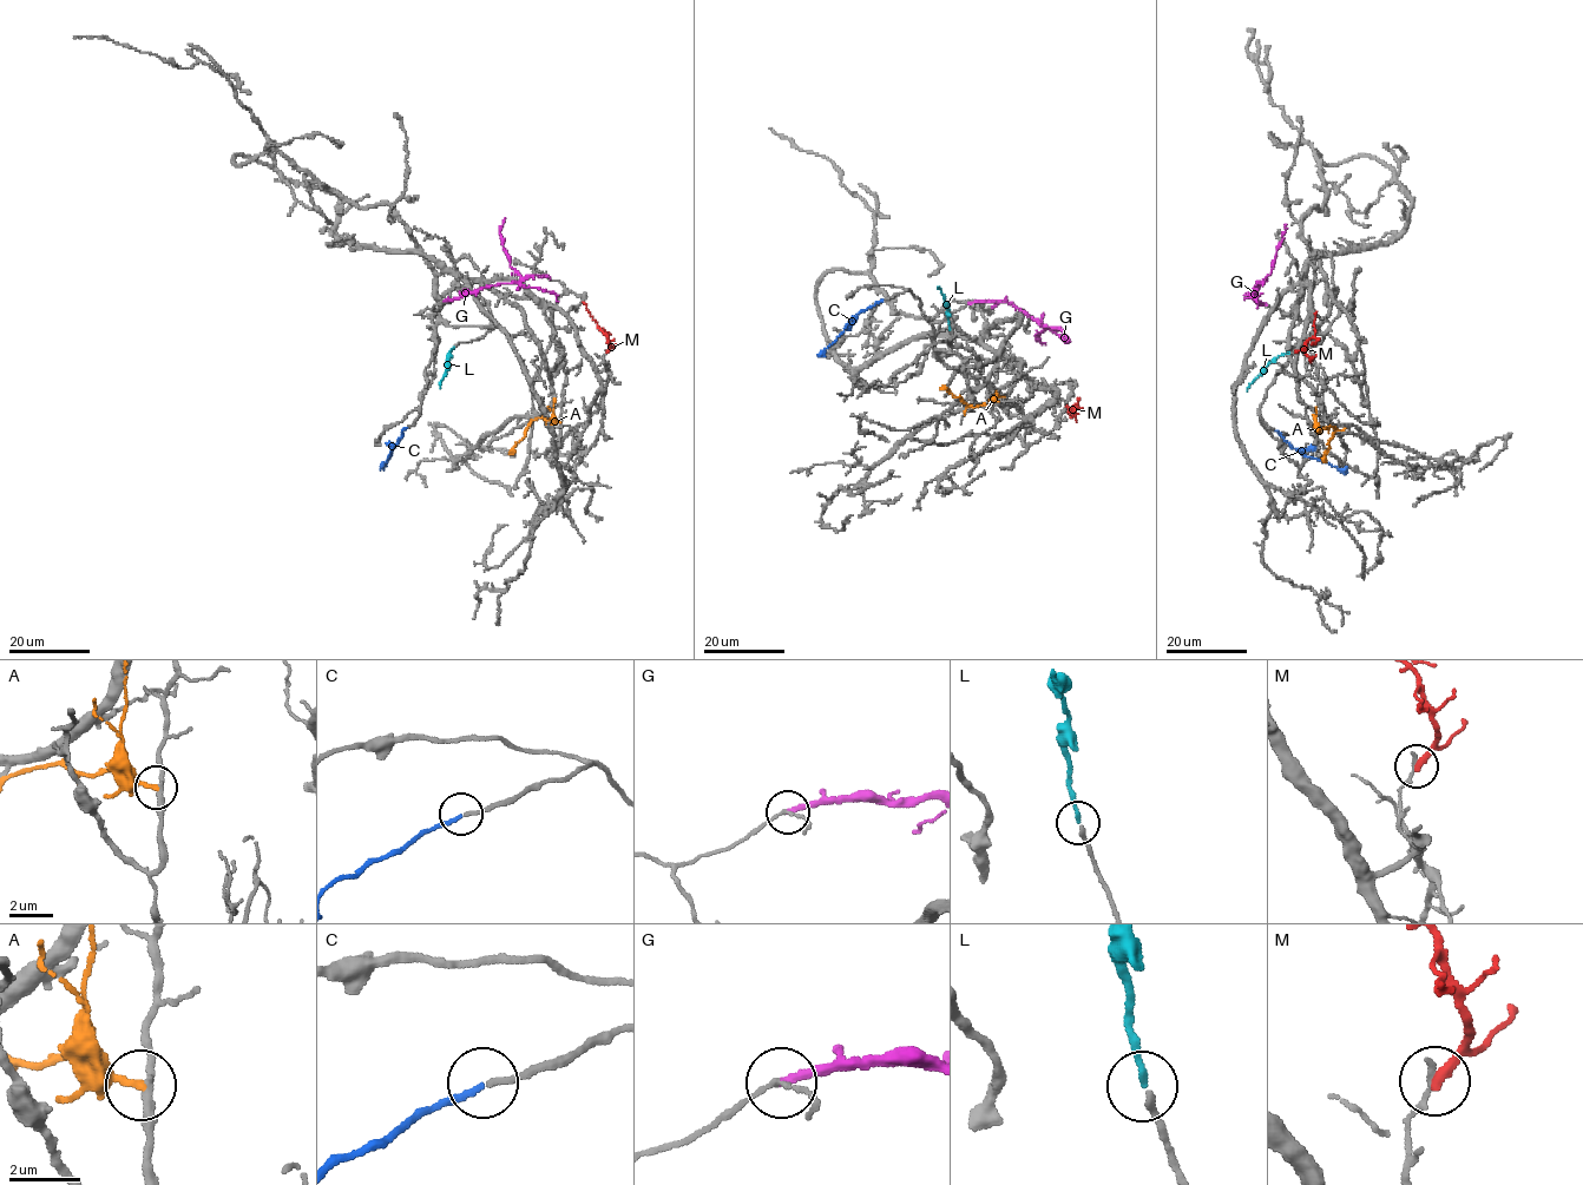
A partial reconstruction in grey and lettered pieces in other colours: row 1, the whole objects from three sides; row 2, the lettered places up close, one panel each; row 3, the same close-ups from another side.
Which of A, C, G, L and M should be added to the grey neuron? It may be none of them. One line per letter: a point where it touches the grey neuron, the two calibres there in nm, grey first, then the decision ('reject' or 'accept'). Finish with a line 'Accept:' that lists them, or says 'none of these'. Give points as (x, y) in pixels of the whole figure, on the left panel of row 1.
A: (559, 422) | 240/190 nm | reject
C: (406, 427) | 160/170 nm | accept
G: (445, 301) | 120/240 nm | reject
L: (454, 347) | 190/180 nm | accept
M: (606, 351) | 200/280 nm | reject
Accept: C, L

